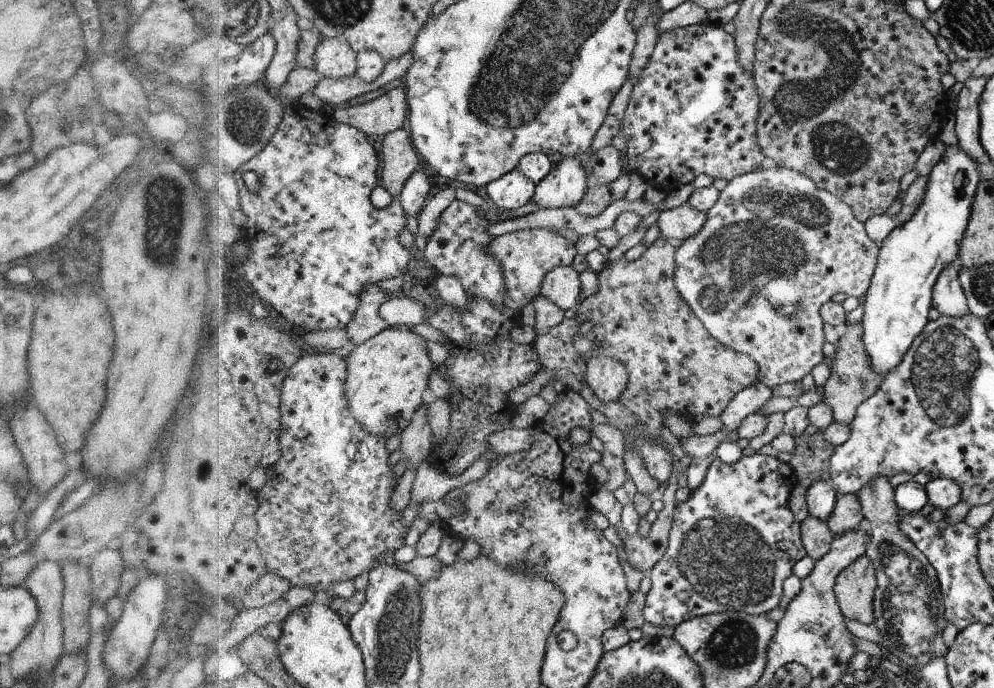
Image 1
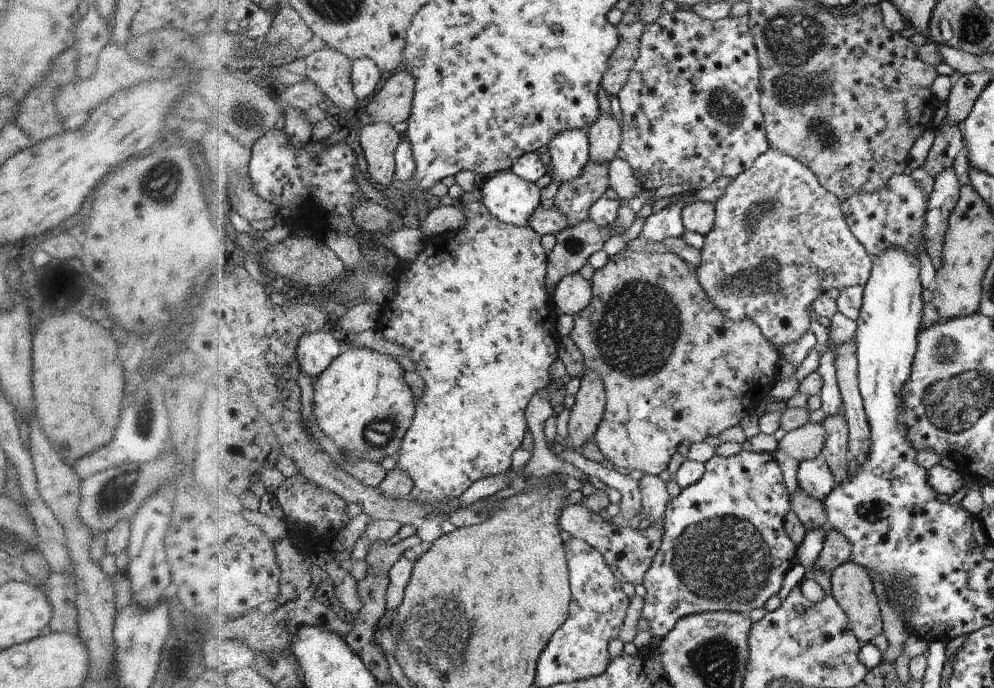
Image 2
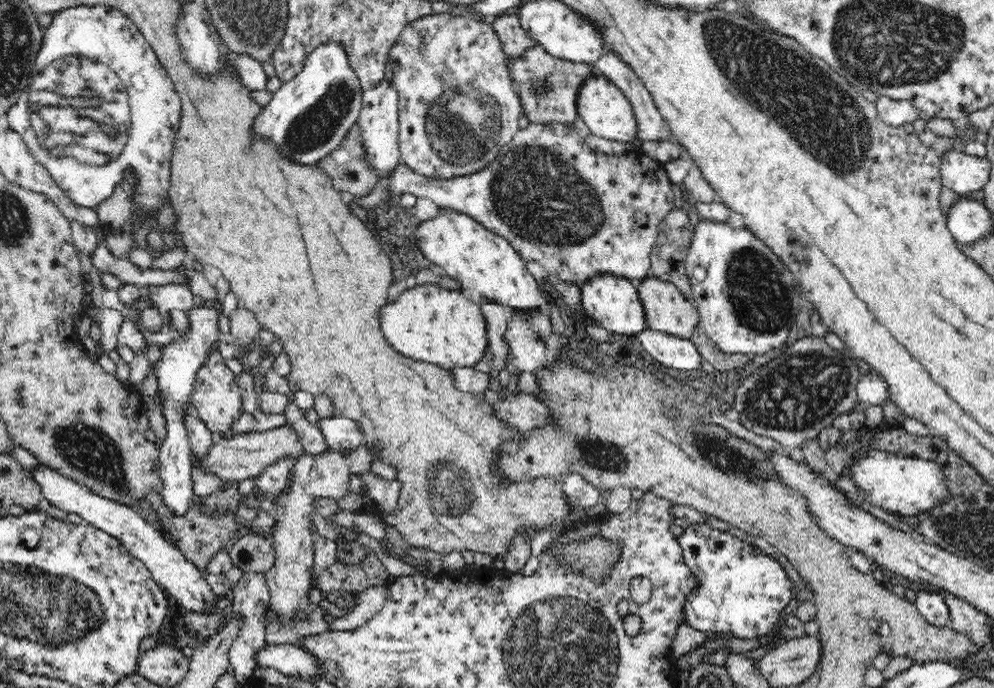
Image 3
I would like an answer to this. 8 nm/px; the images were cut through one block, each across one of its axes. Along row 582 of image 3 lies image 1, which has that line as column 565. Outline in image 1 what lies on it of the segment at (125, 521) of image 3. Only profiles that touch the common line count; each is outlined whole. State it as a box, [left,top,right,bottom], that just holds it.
[533,157,590,209]

